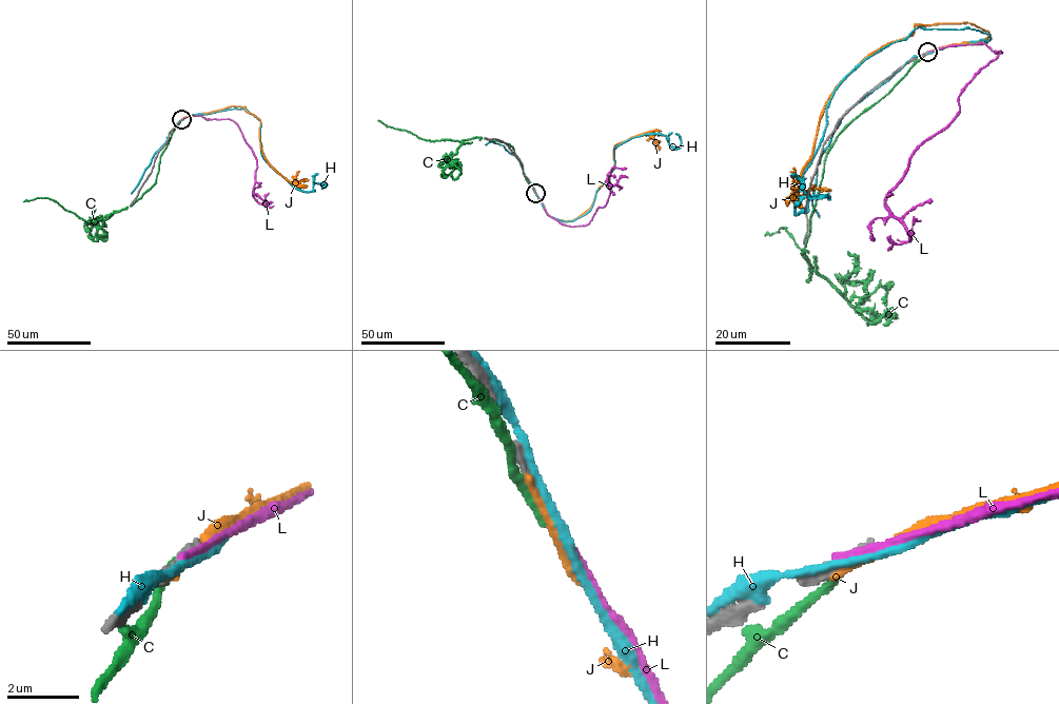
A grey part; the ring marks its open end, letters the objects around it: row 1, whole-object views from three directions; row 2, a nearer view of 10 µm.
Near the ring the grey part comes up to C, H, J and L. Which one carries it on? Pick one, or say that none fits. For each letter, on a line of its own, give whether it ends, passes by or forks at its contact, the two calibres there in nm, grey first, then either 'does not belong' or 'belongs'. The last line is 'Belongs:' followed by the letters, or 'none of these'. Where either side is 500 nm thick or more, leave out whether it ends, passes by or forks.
C: it ends | 280/300 nm | does not belong
H: it passes by | 360/240 nm | does not belong
J: it ends | 280/320 nm | does not belong
L: it ends | 240/260 nm | does not belong
Belongs: none of these

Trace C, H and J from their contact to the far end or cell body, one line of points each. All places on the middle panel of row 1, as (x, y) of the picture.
C: (535, 192), (509, 144), (479, 137), (461, 141), (431, 140), (377, 120)
H: (534, 191), (549, 215), (572, 221), (591, 208), (616, 147), (657, 134), (679, 148), (675, 133)
J: (535, 192), (548, 215), (574, 219), (591, 207), (614, 167), (616, 143), (653, 131), (651, 137), (659, 150)

